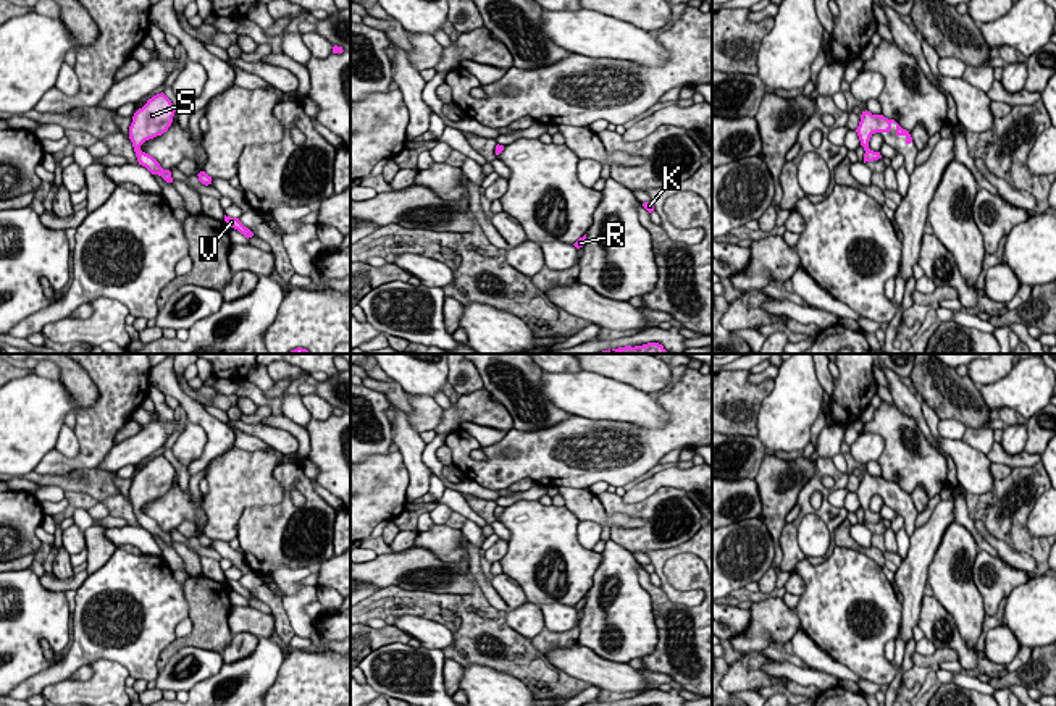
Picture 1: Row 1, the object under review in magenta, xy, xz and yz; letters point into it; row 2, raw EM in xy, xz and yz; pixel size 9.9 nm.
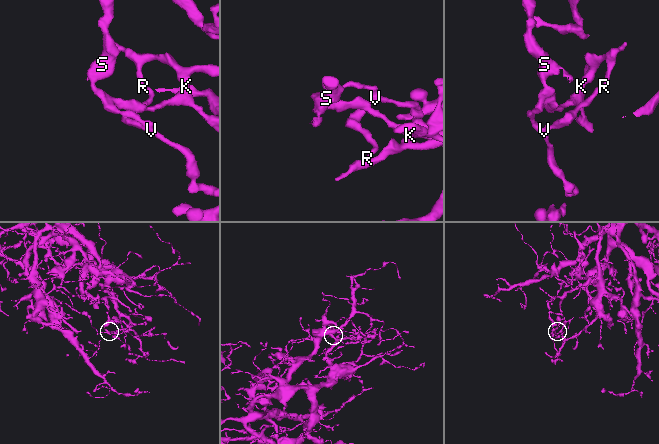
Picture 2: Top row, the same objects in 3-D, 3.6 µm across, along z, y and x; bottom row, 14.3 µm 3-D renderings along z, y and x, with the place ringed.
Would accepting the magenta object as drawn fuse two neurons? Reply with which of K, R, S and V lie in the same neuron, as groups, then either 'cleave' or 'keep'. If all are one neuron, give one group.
K R S V; keep

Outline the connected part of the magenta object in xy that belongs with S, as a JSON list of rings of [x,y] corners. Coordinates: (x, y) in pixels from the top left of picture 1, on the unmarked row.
[[[161,454],[149,460],[147,465],[134,475],[129,488],[129,501],[139,527],[145,528],[152,536],[161,538],[166,544],[173,544],[171,533],[163,532],[152,517],[140,512],[140,507],[166,494],[173,485],[174,473],[174,467]]]

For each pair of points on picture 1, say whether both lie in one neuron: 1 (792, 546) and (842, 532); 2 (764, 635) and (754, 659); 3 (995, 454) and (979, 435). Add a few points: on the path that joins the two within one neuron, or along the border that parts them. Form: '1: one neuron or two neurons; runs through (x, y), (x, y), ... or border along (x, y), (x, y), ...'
1: two neurons; border along (846, 519), (833, 533)
2: two neurons; border along (746, 651), (756, 653)
3: two neurons; border along (995, 441), (987, 454)

